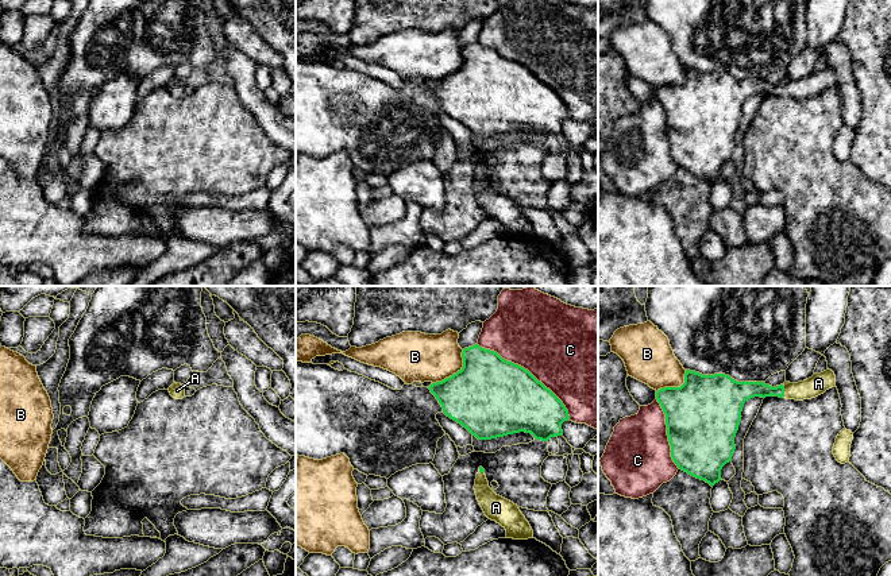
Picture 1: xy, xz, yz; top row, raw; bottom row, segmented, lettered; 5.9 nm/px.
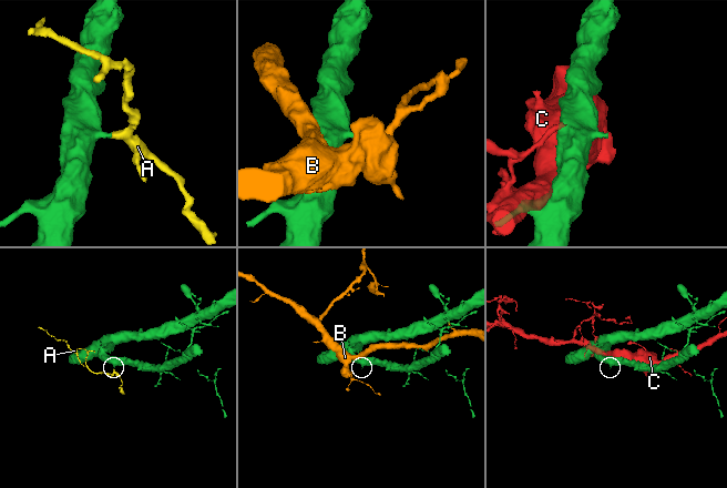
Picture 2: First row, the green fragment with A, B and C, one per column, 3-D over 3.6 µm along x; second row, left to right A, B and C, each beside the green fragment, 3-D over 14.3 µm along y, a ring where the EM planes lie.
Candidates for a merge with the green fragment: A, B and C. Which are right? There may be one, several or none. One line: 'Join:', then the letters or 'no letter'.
Join: A

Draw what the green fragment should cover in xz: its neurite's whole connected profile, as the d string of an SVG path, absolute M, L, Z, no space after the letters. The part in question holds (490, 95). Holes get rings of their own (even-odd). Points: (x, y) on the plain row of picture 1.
M478 42L464 46L462 55L460 69L428 85L447 115L460 121L478 138L525 129L536 138L548 139L563 132L562 121L570 117L568 108L528 67Z

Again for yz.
M686 67L680 85L656 89L666 112L671 155L679 167L711 185L721 178L722 165L732 158L734 135L744 101L755 94L811 97L836 85L832 67L811 76L772 85L763 80L737 80L725 71L702 73Z

